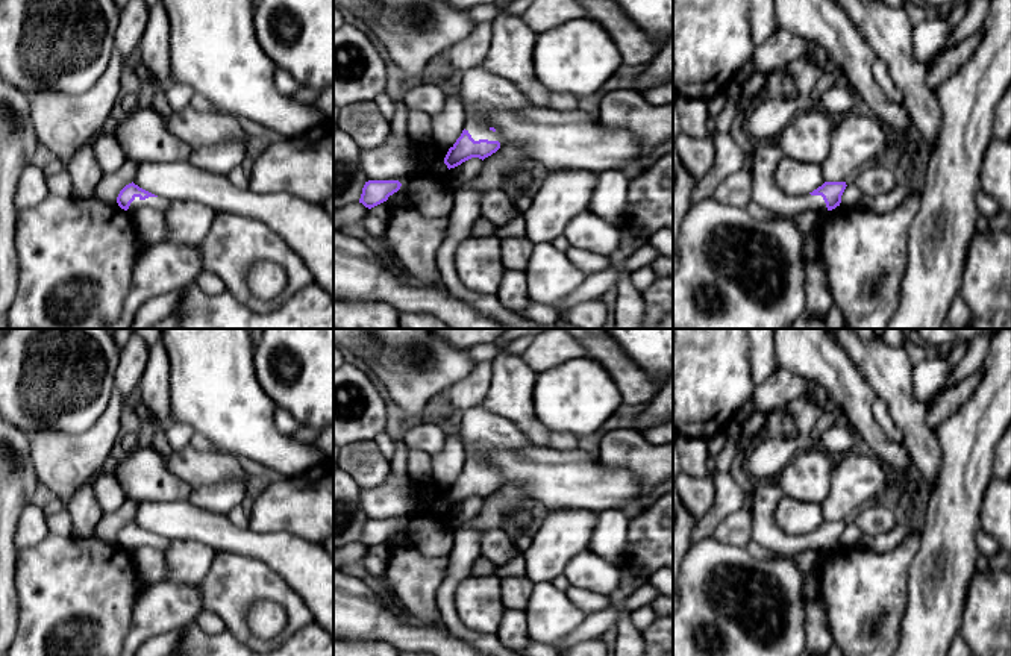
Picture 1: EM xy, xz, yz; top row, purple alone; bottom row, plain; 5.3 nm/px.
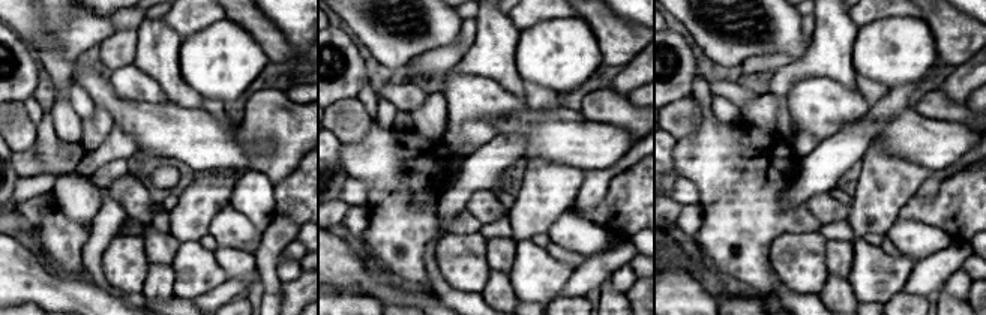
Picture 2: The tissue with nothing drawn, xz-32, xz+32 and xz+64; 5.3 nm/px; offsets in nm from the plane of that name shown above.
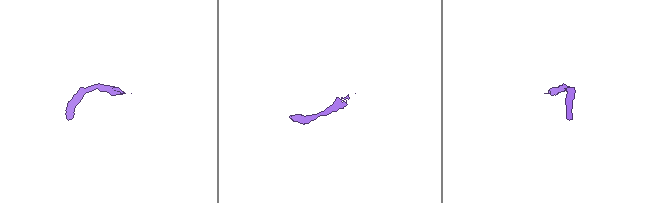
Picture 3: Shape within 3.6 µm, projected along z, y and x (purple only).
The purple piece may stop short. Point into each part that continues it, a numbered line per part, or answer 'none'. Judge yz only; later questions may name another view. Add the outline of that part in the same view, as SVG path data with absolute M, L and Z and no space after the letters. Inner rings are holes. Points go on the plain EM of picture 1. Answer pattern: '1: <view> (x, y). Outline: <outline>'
1: yz (767, 494). Outline: M776 479L756 482L749 501L752 512L752 541L765 547L776 559L788 561L803 550L828 550L822 535L790 536L775 523L775 511L782 498Z

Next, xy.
1: xy (159, 543). Outline: M135 536L135 539L130 542L127 550L133 553L136 548L144 547L144 545L165 551L170 545L170 541L164 536L149 536L146 539Z

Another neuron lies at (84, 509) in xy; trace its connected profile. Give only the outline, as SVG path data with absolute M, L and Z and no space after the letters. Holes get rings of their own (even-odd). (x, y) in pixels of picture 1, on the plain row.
M92 480L83 483L65 503L65 509L73 521L73 536L89 538L100 521L102 509L97 503Z

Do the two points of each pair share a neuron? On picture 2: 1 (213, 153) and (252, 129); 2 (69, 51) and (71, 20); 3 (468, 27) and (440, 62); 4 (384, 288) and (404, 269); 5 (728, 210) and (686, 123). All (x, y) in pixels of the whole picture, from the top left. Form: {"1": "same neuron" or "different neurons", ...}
{"1": "different neurons", "2": "same neuron", "3": "same neuron", "4": "different neurons", "5": "different neurons"}

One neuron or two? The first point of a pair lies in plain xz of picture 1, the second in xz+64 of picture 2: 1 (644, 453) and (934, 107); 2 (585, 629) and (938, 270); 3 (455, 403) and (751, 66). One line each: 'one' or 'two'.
1: one
2: one
3: one

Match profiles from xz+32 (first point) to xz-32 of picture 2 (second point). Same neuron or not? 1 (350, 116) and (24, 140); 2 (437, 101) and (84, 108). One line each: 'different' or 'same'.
1: same
2: different

